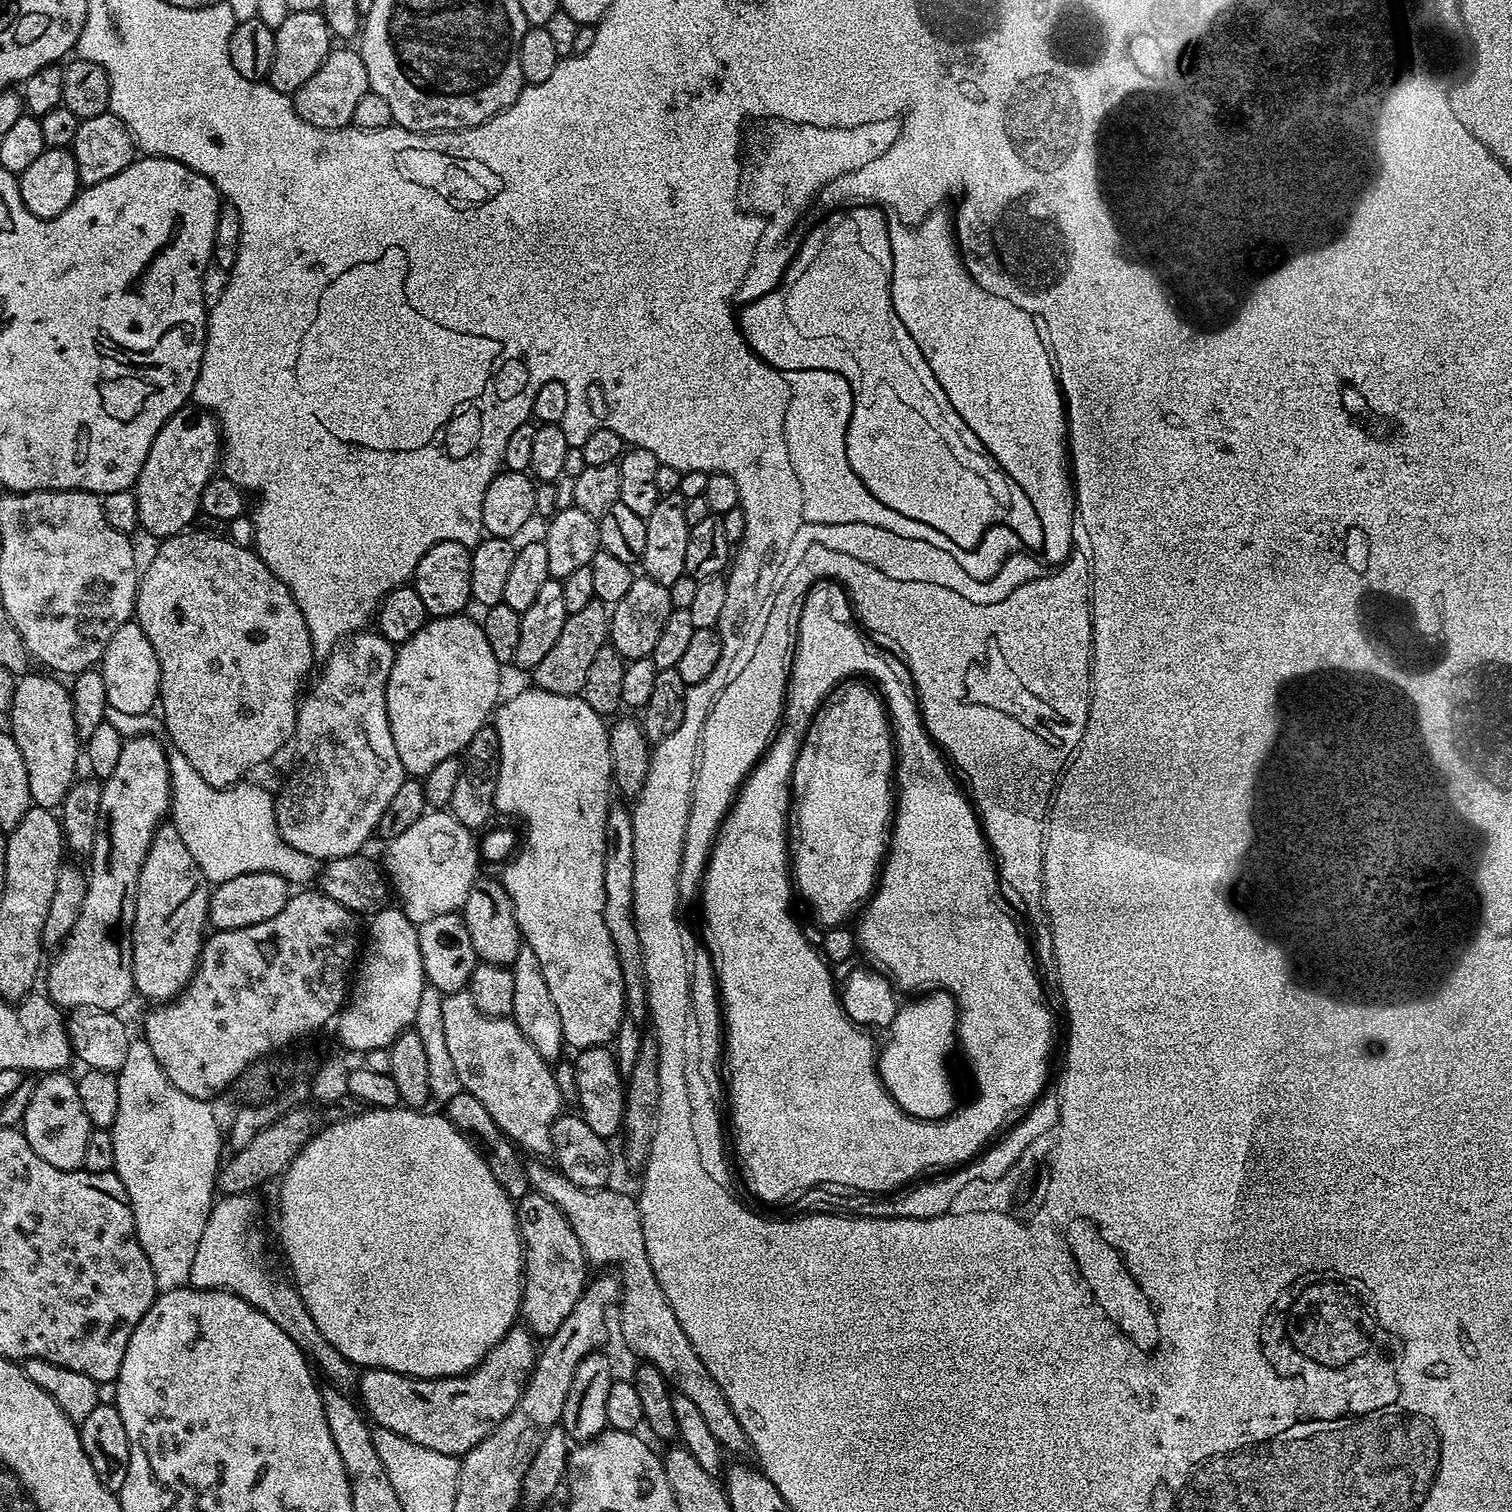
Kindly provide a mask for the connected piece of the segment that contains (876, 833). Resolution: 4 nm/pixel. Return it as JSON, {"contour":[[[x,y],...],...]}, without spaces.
{"contour":[[[844,684],[833,688],[808,727],[800,752],[794,762],[792,771],[792,799],[790,801],[790,868],[800,872],[796,876],[796,888],[802,899],[808,903],[817,925],[830,922],[833,926],[840,923],[851,914],[852,910],[869,899],[878,884],[878,873],[890,844],[890,825],[894,819],[894,733],[890,727],[890,717],[886,705],[875,687],[867,688],[864,684]]]}

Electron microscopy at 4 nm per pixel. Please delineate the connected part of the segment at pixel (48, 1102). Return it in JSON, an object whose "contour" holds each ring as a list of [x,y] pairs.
{"contour":[[[67,1071],[49,1072],[36,1080],[30,1106],[26,1106],[22,1131],[38,1158],[46,1158],[50,1166],[58,1166],[58,1170],[70,1172],[83,1165],[86,1138],[90,1138],[93,1127],[86,1114],[86,1106],[82,1106],[82,1098],[78,1098],[76,1080],[68,1075]]]}

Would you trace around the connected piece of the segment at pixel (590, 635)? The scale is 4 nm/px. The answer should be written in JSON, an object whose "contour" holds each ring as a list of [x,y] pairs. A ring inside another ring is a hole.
{"contour":[[[594,602],[586,606],[586,610],[569,612],[566,626],[562,626],[562,634],[558,634],[558,642],[554,642],[546,658],[542,658],[542,662],[538,662],[538,666],[531,669],[531,683],[550,694],[581,695],[586,686],[586,674],[594,663],[594,654],[598,654],[598,650],[602,650],[609,640],[610,612],[605,605]]]}

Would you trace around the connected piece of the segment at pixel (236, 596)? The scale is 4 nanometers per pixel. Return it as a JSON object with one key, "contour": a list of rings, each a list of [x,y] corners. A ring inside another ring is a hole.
{"contour":[[[185,530],[176,536],[159,541],[160,549],[152,556],[148,569],[143,569],[140,586],[136,589],[135,623],[142,626],[146,638],[150,638],[150,646],[154,646],[154,654],[160,663],[160,698],[159,711],[164,711],[162,728],[168,731],[171,747],[184,755],[186,762],[202,774],[202,778],[215,788],[231,788],[241,783],[251,768],[264,764],[284,743],[291,741],[296,734],[296,709],[305,687],[304,679],[312,668],[314,653],[310,630],[306,626],[306,618],[302,618],[302,610],[298,610],[298,602],[290,594],[290,590],[271,572],[257,556],[252,548],[236,546],[227,535],[213,534],[199,530]]]}

